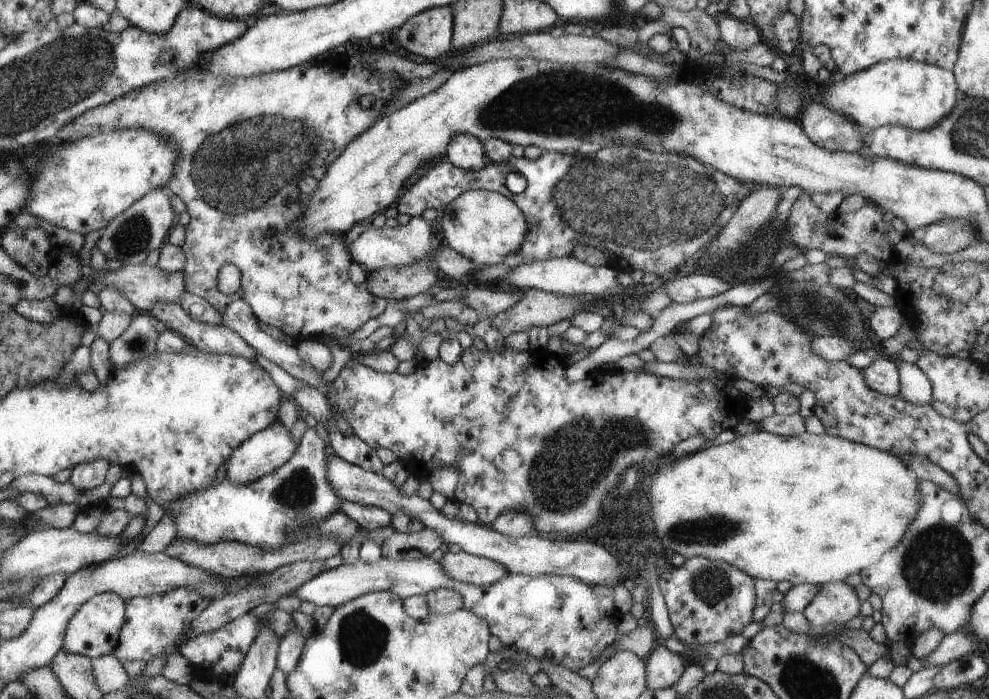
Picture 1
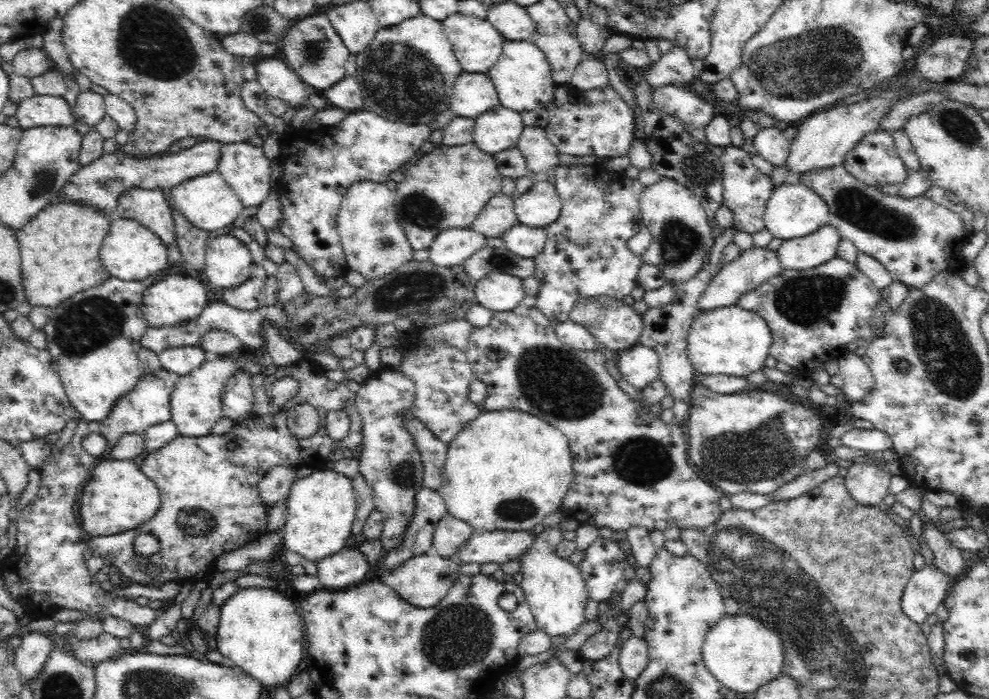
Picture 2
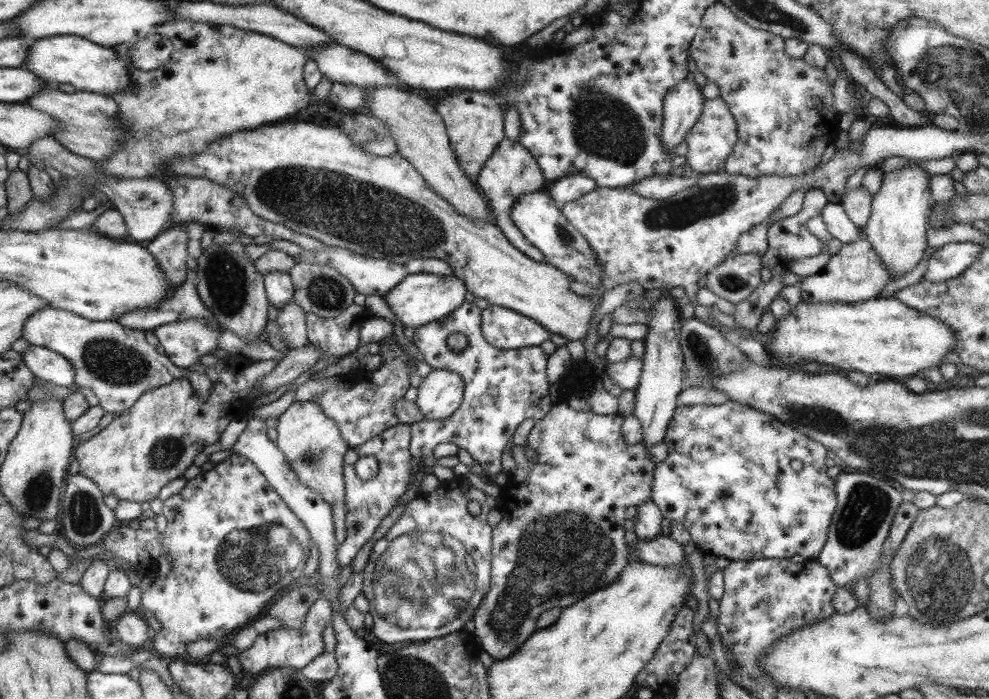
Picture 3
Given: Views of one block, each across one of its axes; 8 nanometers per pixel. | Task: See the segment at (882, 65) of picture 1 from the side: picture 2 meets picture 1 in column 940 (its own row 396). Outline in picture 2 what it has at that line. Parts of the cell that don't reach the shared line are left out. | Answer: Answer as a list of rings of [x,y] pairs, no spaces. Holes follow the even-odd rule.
[[[172,266],[140,282],[108,278],[92,290],[74,294],[60,306],[48,308],[50,320],[44,326],[48,352],[58,364],[64,392],[80,414],[80,422],[104,422],[118,398],[138,386],[138,380],[144,376],[138,362],[138,354],[142,350],[140,340],[150,328],[142,314],[142,294],[170,274],[188,276],[182,266]]]

